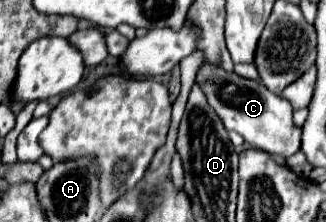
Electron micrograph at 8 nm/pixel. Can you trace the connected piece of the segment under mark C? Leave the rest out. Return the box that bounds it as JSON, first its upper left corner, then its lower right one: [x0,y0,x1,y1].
[197,65,301,159]

